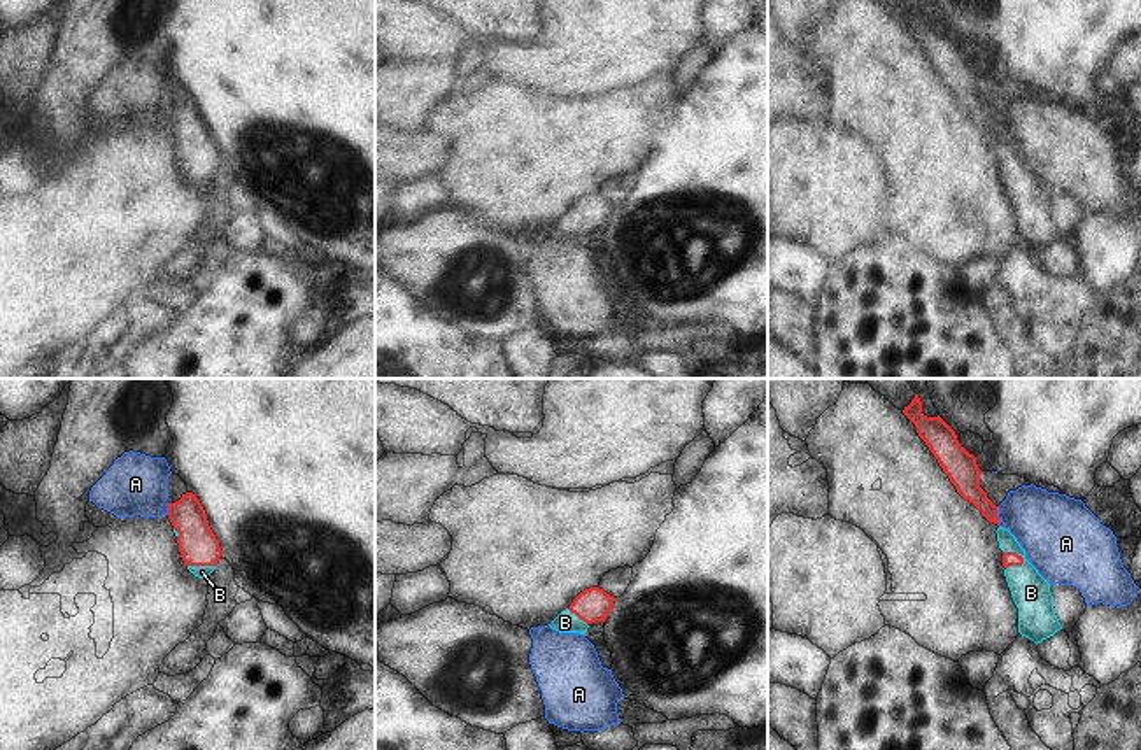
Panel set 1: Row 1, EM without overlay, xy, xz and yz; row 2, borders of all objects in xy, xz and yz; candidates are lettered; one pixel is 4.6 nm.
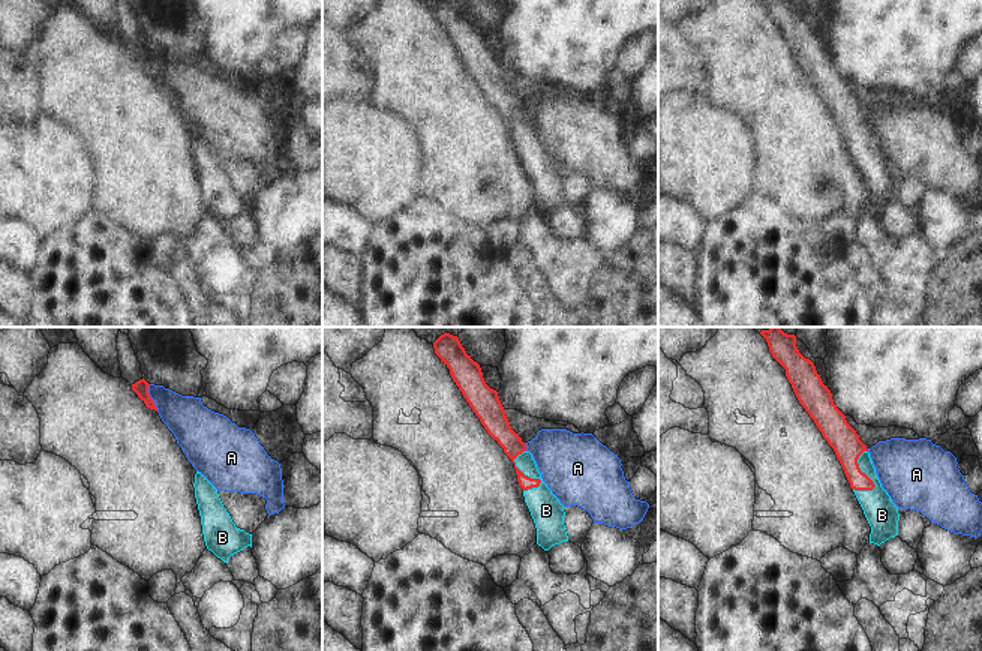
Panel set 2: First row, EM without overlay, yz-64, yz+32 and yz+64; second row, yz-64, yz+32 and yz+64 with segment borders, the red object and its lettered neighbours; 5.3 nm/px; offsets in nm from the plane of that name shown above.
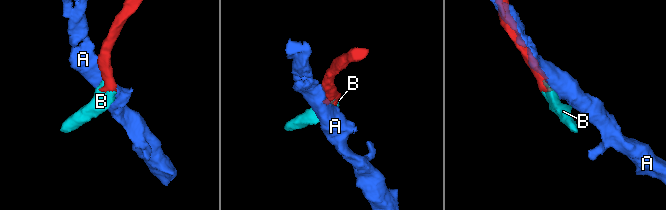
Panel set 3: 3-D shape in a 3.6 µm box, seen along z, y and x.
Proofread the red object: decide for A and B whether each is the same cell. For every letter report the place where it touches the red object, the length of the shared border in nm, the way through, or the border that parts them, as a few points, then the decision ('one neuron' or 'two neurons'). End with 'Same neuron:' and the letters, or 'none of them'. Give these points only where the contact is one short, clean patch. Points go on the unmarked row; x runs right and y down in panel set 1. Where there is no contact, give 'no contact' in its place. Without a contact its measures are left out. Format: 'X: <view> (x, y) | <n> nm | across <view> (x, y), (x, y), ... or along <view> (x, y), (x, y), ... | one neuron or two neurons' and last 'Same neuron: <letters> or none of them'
A: yz (996, 123) | 90 nm | along yz (996, 114), (999, 132) | two neurons
B: yz (1015, 160) | 120 nm | across yz (1008, 165), (1015, 160), (1031, 200) | one neuron
Same neuron: B

